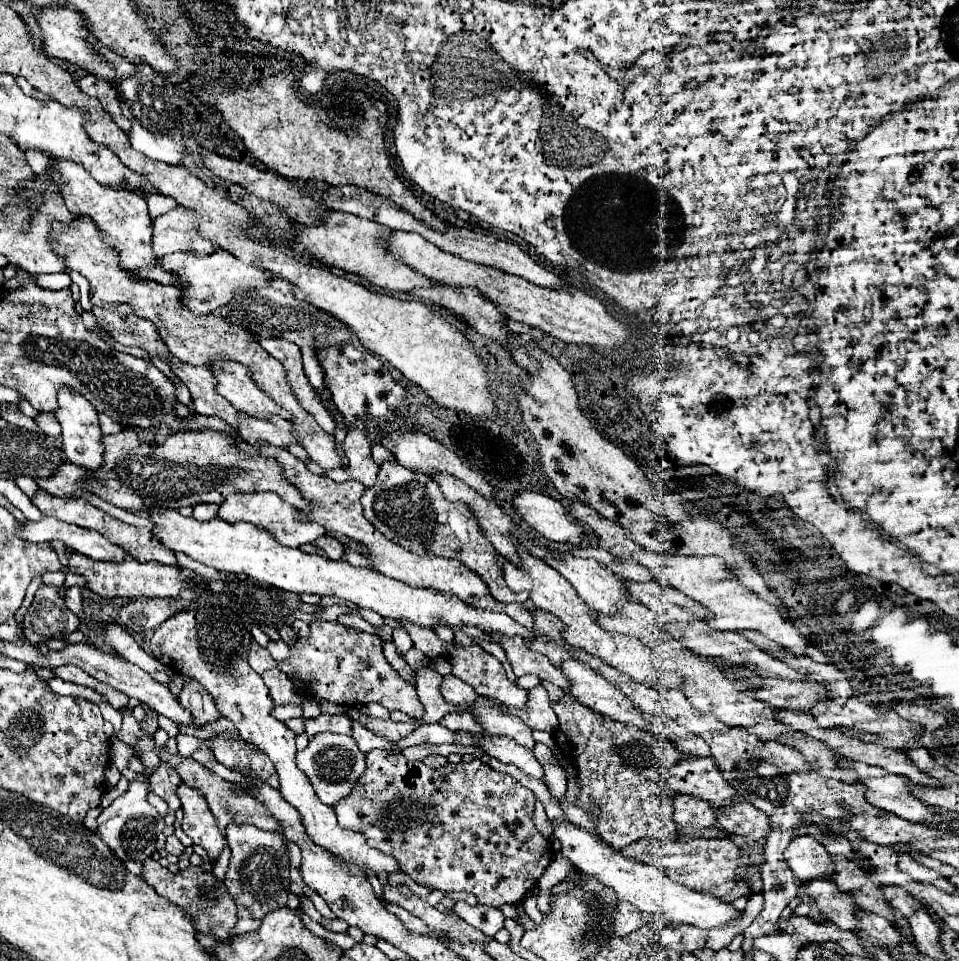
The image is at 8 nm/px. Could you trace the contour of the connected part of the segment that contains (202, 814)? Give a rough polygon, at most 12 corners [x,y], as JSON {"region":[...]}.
{"region":[[177,788],[183,832],[203,846],[213,862],[225,848],[205,796]]}

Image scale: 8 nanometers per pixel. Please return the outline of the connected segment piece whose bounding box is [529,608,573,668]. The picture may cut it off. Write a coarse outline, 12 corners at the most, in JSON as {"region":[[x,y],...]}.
{"region":[[543,610],[537,614],[533,650],[561,668],[571,660],[563,638],[565,624]]}

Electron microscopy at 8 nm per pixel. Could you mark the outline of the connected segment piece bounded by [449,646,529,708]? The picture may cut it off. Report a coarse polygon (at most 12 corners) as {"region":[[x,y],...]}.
{"region":[[457,646],[453,674],[509,708],[527,706],[527,690],[509,682],[483,648]]}

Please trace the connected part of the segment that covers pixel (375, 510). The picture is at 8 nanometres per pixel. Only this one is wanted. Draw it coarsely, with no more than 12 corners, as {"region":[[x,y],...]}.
{"region":[[381,464],[363,492],[365,518],[417,554],[463,562],[499,602],[497,550],[465,502],[427,474]]}

